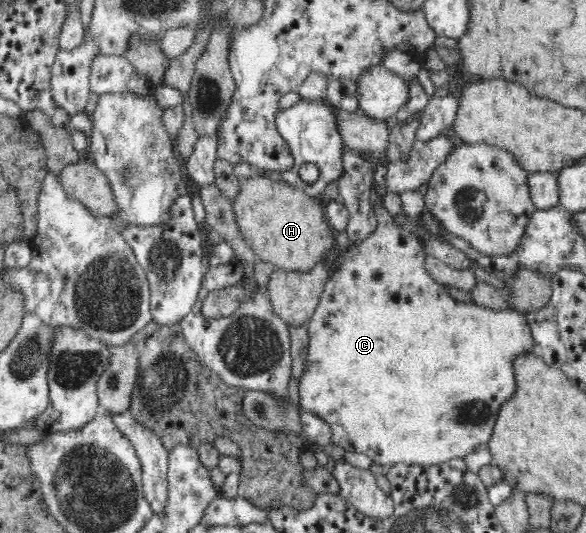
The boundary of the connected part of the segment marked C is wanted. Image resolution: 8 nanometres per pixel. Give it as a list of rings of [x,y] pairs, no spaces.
[[[374,195],[370,199],[377,218],[376,229],[361,243],[348,249],[339,264],[327,279],[321,299],[310,322],[307,324],[310,332],[310,350],[306,373],[298,383],[299,403],[302,411],[312,412],[330,424],[332,428],[333,445],[346,451],[364,453],[372,458],[374,463],[388,467],[393,463],[418,464],[431,466],[449,462],[454,457],[464,457],[474,451],[482,443],[489,443],[494,431],[500,407],[518,391],[516,384],[515,360],[535,354],[536,340],[528,327],[526,313],[506,307],[503,310],[481,306],[476,302],[457,301],[438,284],[424,268],[424,258],[421,243],[406,229],[394,224],[392,216],[381,203],[381,198]]]

